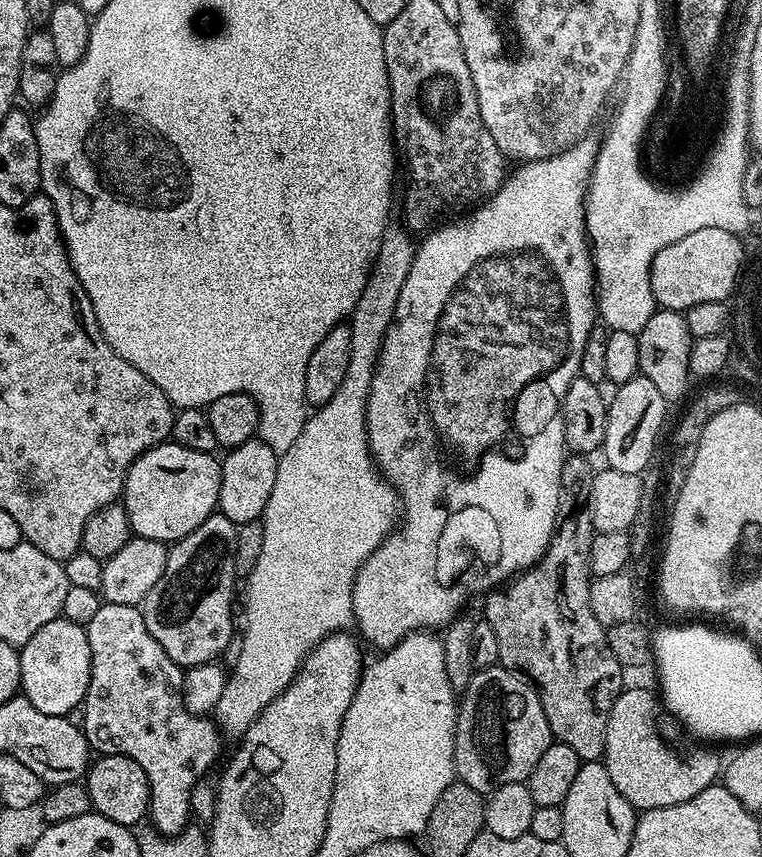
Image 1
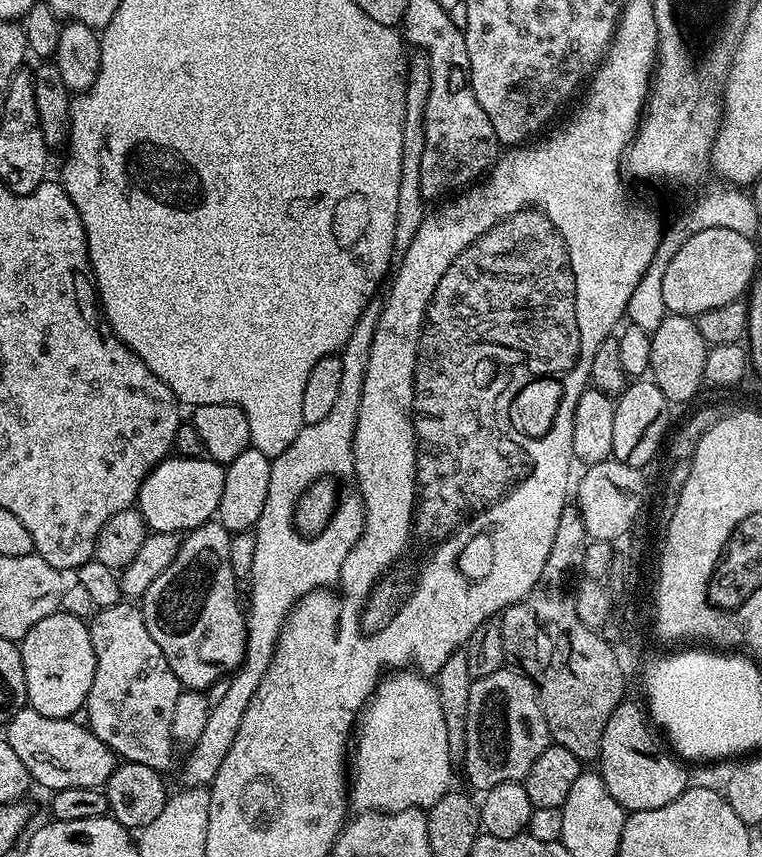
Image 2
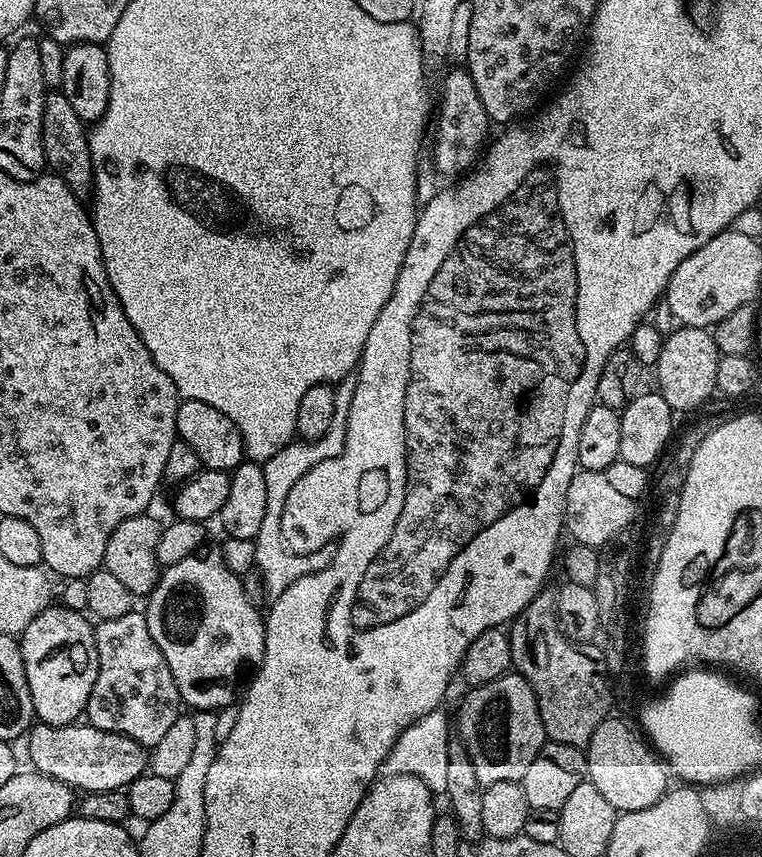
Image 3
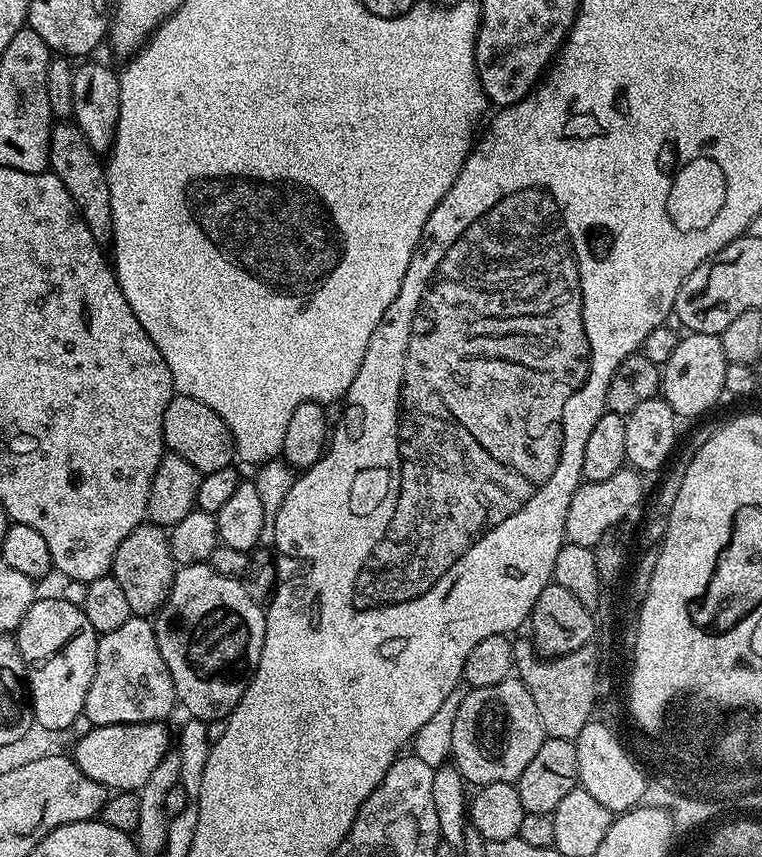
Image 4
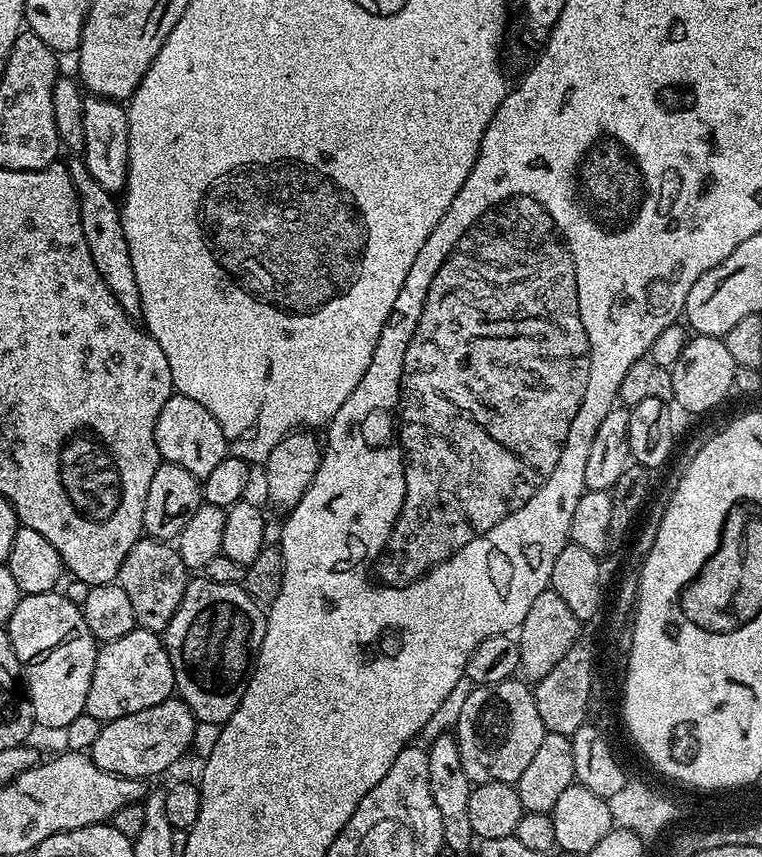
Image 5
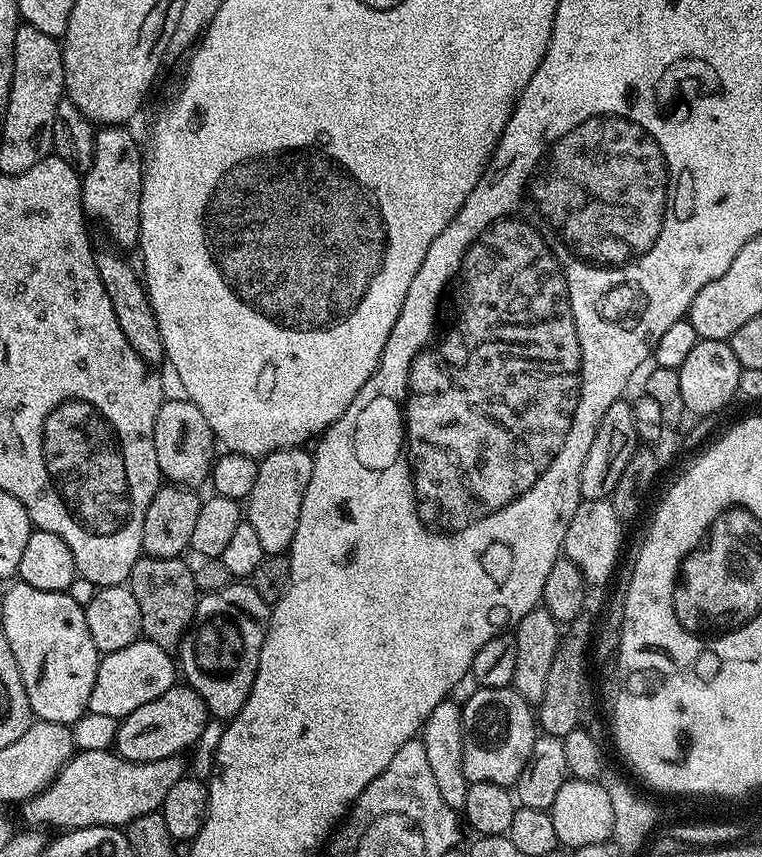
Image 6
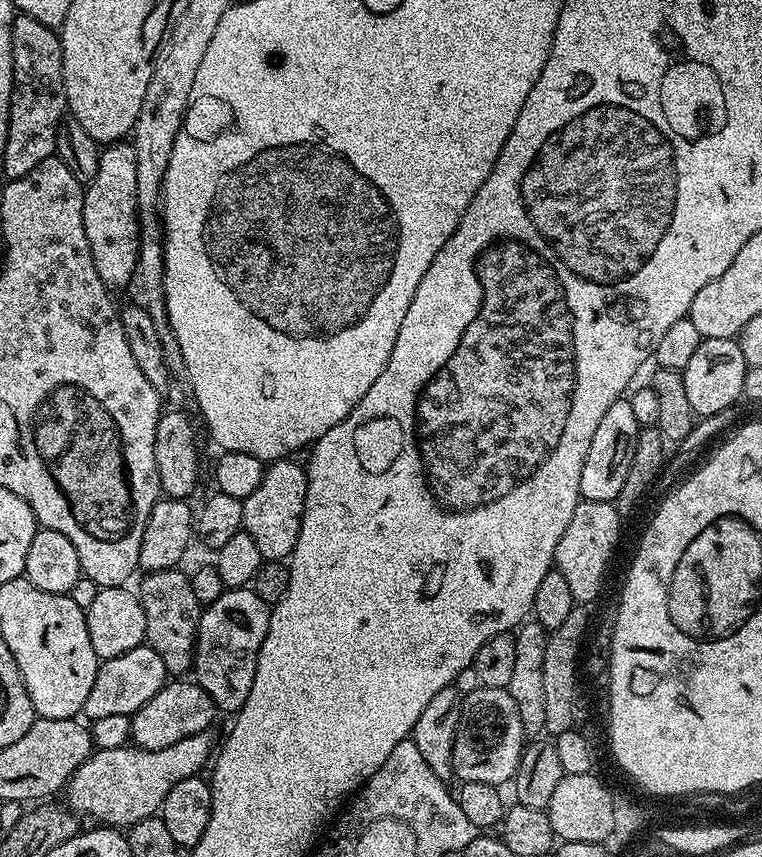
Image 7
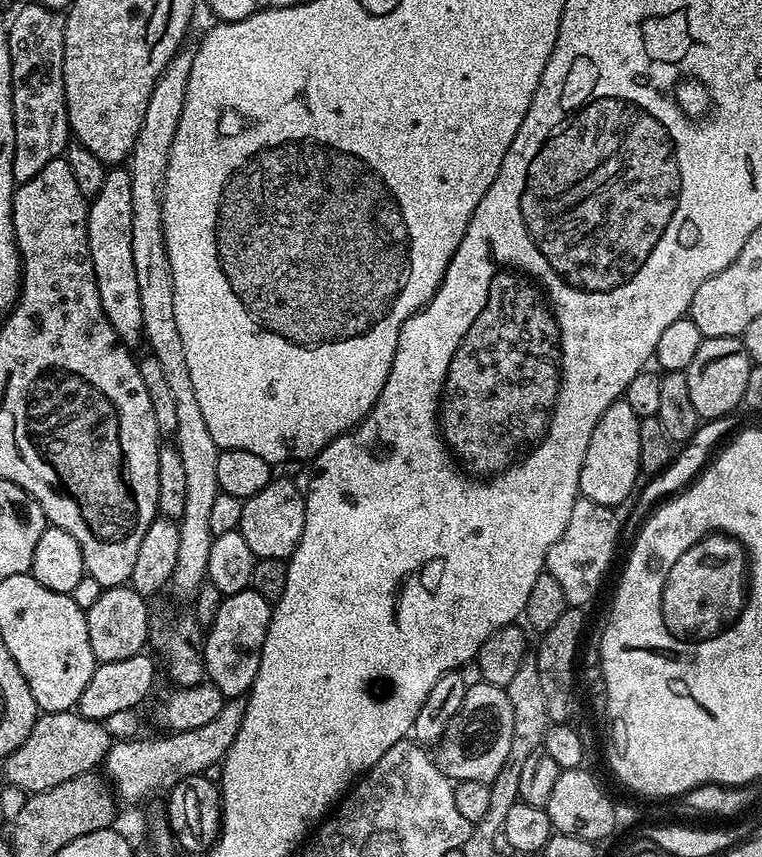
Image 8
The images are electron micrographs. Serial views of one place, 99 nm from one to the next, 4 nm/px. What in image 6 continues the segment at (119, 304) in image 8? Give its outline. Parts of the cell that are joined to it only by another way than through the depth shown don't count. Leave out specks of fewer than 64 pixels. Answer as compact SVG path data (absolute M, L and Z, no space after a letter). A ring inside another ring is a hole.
M100 126L96 128L94 138L94 158L88 172L83 173L80 193L84 199L84 211L89 217L100 218L107 226L115 243L121 249L135 249L140 242L140 202L142 200L142 182L144 181L144 157L142 148L136 145L131 127Z

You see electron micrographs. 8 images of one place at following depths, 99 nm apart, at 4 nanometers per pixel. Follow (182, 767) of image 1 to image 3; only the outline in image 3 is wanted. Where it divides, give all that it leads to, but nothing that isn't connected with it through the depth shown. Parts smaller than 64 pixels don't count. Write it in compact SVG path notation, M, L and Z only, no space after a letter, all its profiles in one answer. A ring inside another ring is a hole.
M133 610L122 614L122 618L99 621L94 631L98 650L98 678L94 678L94 690L90 690L86 709L87 723L93 724L98 730L134 738L134 742L151 750L182 714L182 701L178 686L174 686L174 674L170 674L170 666L166 666L166 658L162 658L158 642L154 642L154 637L150 635L150 626L143 611Z

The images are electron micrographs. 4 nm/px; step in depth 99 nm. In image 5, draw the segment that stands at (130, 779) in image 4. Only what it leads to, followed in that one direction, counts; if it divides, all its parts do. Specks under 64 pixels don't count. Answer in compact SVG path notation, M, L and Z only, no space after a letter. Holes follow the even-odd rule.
M179 698L163 700L158 706L138 710L138 714L126 714L117 720L99 725L100 733L92 740L90 755L95 764L110 774L147 781L148 776L160 776L171 764L184 756L184 751L196 736L196 715Z

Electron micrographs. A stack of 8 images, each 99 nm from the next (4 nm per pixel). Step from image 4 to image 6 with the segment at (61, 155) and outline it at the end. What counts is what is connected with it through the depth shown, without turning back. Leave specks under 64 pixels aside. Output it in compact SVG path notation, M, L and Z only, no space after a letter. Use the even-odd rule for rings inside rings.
M97 247L95 253L98 278L102 278L102 286L106 286L106 295L110 298L110 306L114 306L114 318L118 318L118 326L122 326L122 334L126 334L126 342L130 342L130 346L134 349L134 354L138 354L138 358L142 358L149 366L157 366L156 364L160 363L163 365L166 357L162 342L162 330L158 330L158 318L154 318L148 289L144 287L137 265L135 263L132 265L124 257L127 255L123 251L117 250L115 247L112 248Z

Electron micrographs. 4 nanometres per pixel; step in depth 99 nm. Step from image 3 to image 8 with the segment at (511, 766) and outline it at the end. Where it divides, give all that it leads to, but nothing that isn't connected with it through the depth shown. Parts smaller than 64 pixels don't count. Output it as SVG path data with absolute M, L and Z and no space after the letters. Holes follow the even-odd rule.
M481 683L470 686L465 691L464 701L458 714L454 714L450 726L446 726L442 738L435 745L434 759L436 765L442 770L442 774L446 774L453 782L462 780L491 782L500 773L504 763L508 761L510 738L514 738L514 710L510 710L510 698L507 691L493 684Z

